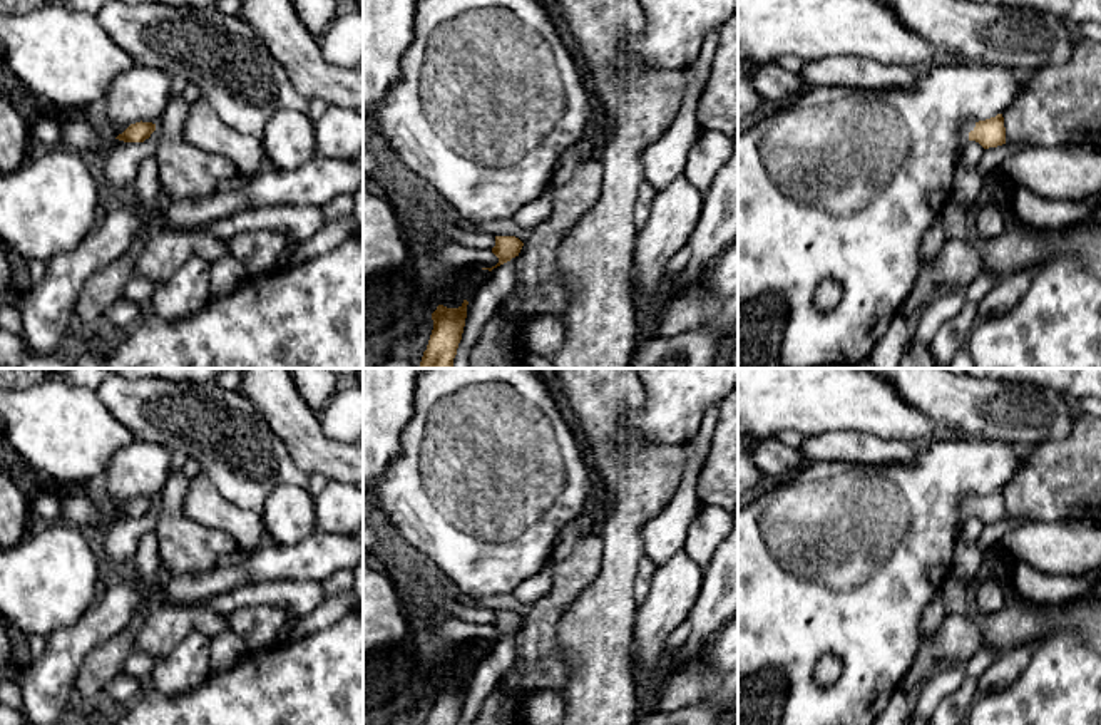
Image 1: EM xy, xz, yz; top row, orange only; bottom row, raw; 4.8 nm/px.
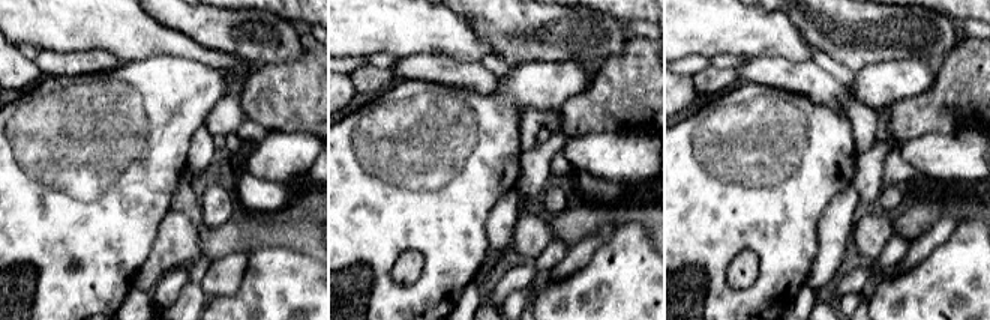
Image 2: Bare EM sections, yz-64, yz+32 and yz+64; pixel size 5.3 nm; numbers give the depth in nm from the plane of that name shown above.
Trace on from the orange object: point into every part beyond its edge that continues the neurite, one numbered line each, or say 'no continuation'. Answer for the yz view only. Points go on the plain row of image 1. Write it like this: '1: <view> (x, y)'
1: yz (964, 508)

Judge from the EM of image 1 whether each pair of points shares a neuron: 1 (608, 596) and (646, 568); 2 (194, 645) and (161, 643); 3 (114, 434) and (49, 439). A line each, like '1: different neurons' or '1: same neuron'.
1: different neurons
2: different neurons
3: same neuron

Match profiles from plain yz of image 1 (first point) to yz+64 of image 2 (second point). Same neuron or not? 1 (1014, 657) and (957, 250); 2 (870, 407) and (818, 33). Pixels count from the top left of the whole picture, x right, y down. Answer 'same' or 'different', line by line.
1: different
2: different

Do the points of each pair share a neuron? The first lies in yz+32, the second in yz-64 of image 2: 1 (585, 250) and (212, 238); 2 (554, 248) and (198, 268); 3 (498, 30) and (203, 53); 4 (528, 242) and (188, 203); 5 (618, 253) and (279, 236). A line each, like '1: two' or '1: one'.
1: two
2: one
3: two
4: two
5: two

